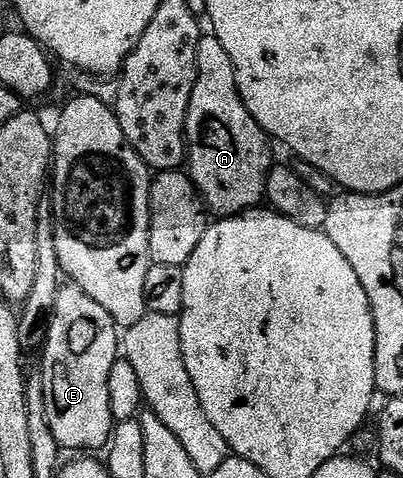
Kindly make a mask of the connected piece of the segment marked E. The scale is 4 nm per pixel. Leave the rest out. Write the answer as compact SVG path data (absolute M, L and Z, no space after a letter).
M67 282L58 291L56 309L50 319L49 335L40 357L47 421L61 450L103 450L109 444L115 421L109 402L108 378L119 355L120 331L108 309L104 309L104 305L96 305L96 301L92 301L92 297L84 293L84 289Z

